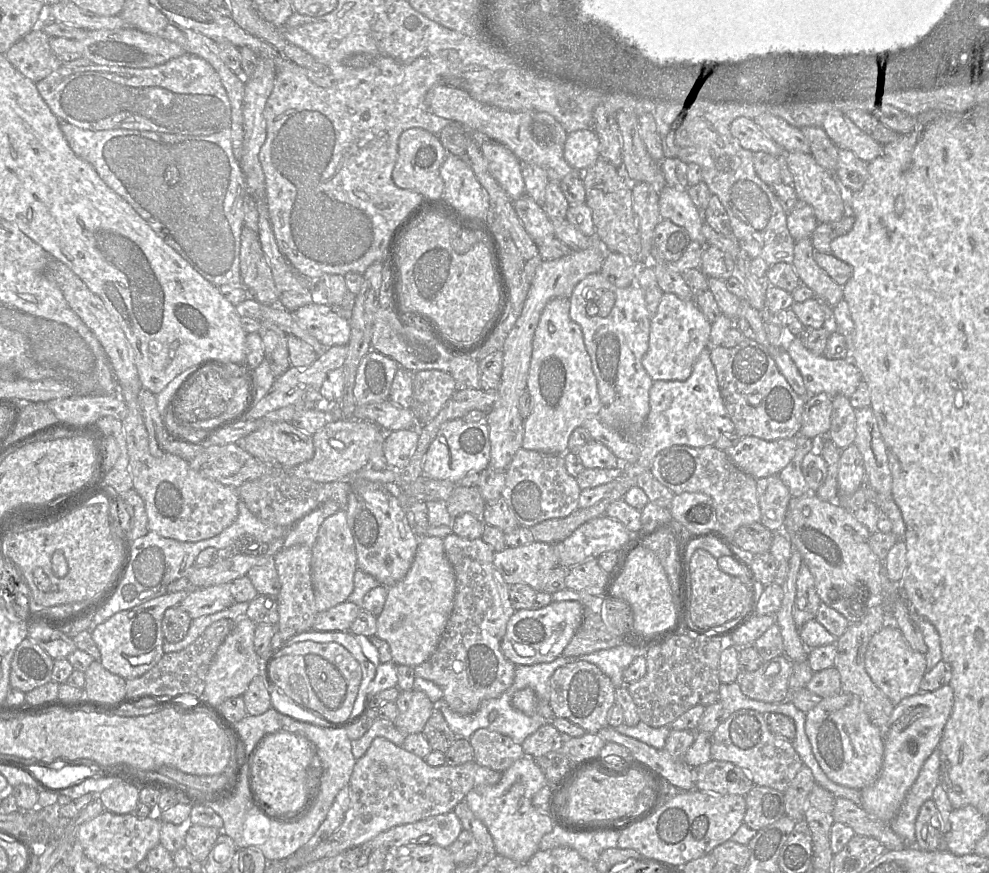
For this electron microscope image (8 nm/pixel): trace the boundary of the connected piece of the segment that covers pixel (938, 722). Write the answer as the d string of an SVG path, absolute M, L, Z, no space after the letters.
M949 684L932 692L919 692L895 705L884 739L881 771L871 785L860 790L860 806L866 812L884 823L896 816L923 763L939 746L953 705L954 694Z

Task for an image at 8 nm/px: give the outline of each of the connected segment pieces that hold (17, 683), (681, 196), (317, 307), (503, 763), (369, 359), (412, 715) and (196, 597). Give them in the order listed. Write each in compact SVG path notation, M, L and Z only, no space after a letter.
M28 637L16 648L10 669L10 685L24 693L52 681L54 659Z
M665 186L659 193L659 212L663 219L683 227L692 241L706 245L701 228L704 217L697 209L686 190Z
M311 302L293 314L300 327L326 347L347 346L351 334L349 320L338 315L331 306Z
M489 729L476 730L469 738L474 761L486 768L504 772L515 761L525 756L522 745L509 736Z
M369 351L359 364L353 389L357 405L389 400L394 376L399 365L391 358Z
M415 689L401 691L395 703L398 708L395 727L405 736L422 733L434 709L434 703L429 697Z
M224 583L206 588L192 589L179 606L194 620L220 612L234 603L235 600L231 594L231 583Z

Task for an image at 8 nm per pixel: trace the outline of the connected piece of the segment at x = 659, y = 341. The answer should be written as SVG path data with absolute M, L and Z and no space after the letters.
M664 293L657 313L650 321L649 347L642 365L653 381L685 381L701 352L710 343L711 323L695 301L684 301Z

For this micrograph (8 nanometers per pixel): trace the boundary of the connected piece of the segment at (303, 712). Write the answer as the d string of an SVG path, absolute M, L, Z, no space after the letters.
M271 679L267 680L267 688L271 696L271 707L295 720L307 722L325 728L335 728L332 721L326 720L319 713L297 704L279 688Z

